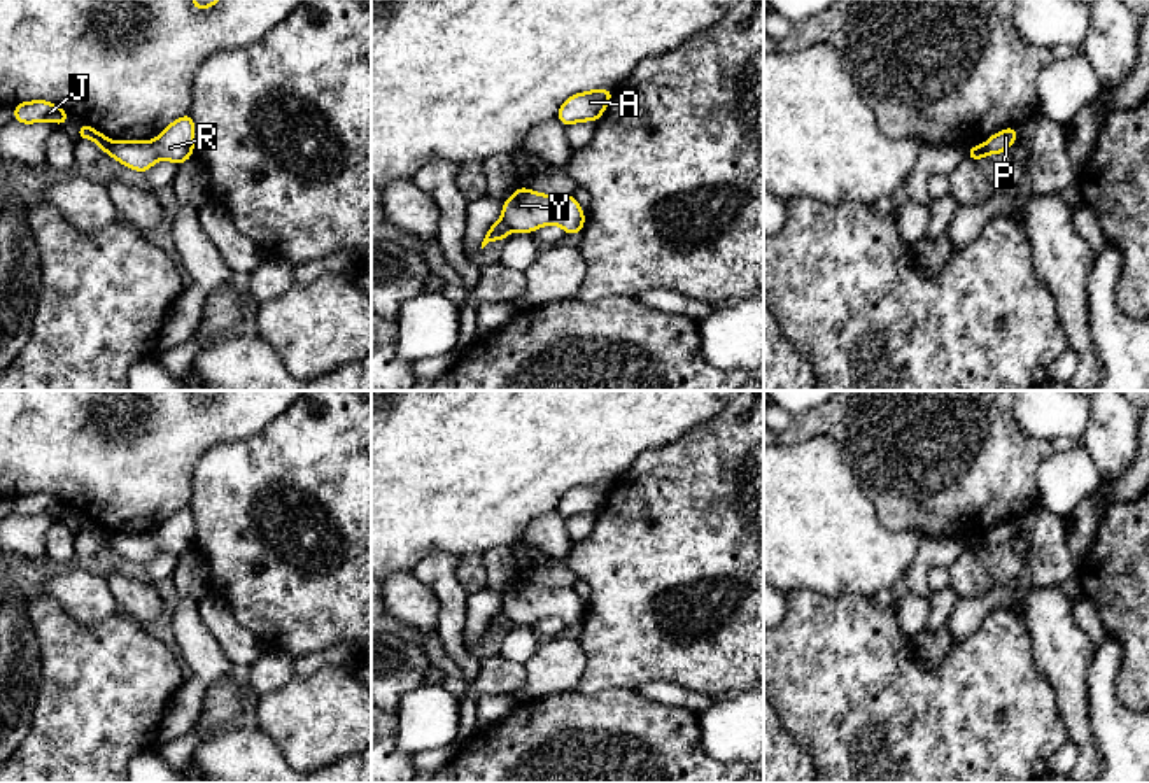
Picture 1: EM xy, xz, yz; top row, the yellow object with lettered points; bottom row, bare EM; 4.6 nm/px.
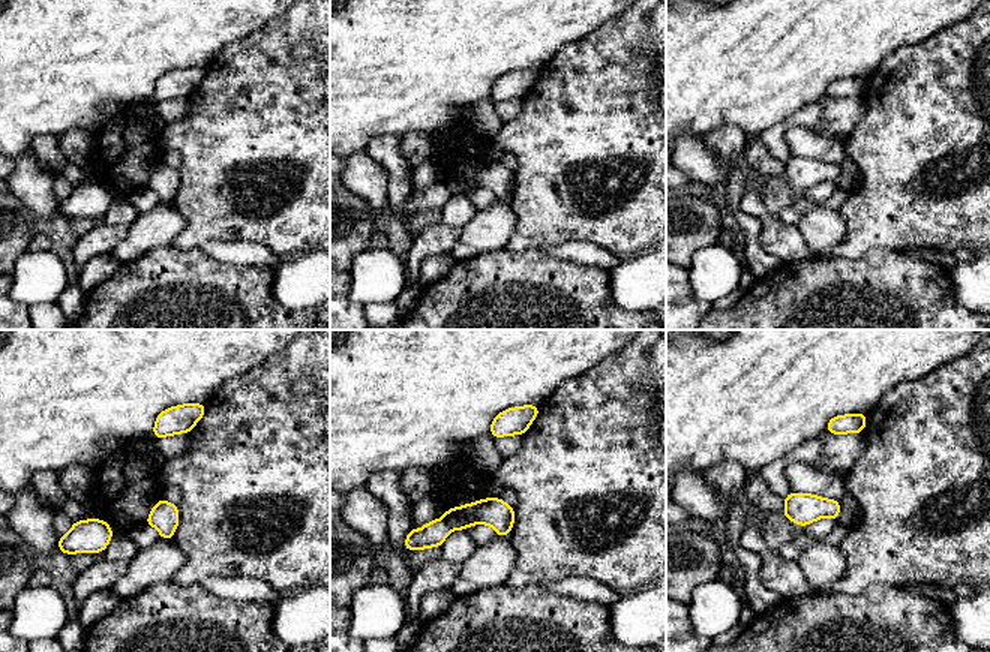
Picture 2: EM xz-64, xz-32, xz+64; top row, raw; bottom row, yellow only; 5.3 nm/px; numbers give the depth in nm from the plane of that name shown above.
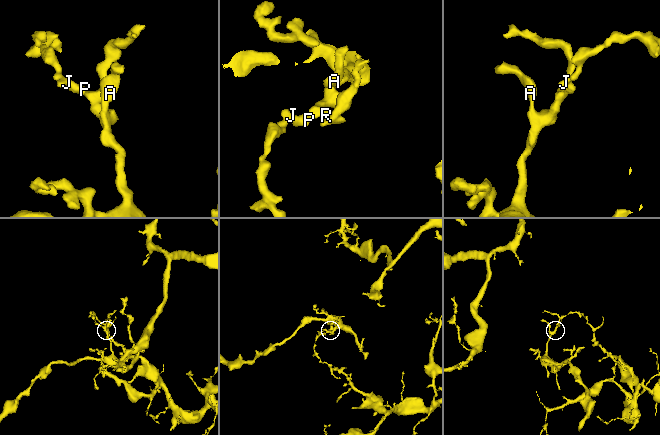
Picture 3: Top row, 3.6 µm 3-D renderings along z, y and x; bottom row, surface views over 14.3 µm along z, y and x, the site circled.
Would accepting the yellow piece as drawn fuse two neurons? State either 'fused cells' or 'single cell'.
fused cells

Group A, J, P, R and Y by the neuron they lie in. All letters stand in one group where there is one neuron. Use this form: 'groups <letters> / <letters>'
groups A R Y / J P

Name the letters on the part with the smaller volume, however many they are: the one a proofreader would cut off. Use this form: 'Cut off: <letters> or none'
Cut off: A, R, Y

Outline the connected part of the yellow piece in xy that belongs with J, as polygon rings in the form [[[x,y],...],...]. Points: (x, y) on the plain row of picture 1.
[[[46,492],[25,494],[14,499],[14,513],[25,517],[54,513],[58,518],[61,518],[67,515],[67,511],[68,506],[63,501]]]

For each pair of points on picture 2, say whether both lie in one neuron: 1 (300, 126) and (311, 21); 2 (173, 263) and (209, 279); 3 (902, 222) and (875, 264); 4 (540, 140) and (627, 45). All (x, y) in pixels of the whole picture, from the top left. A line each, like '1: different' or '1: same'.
1: same
2: same
3: different
4: same

